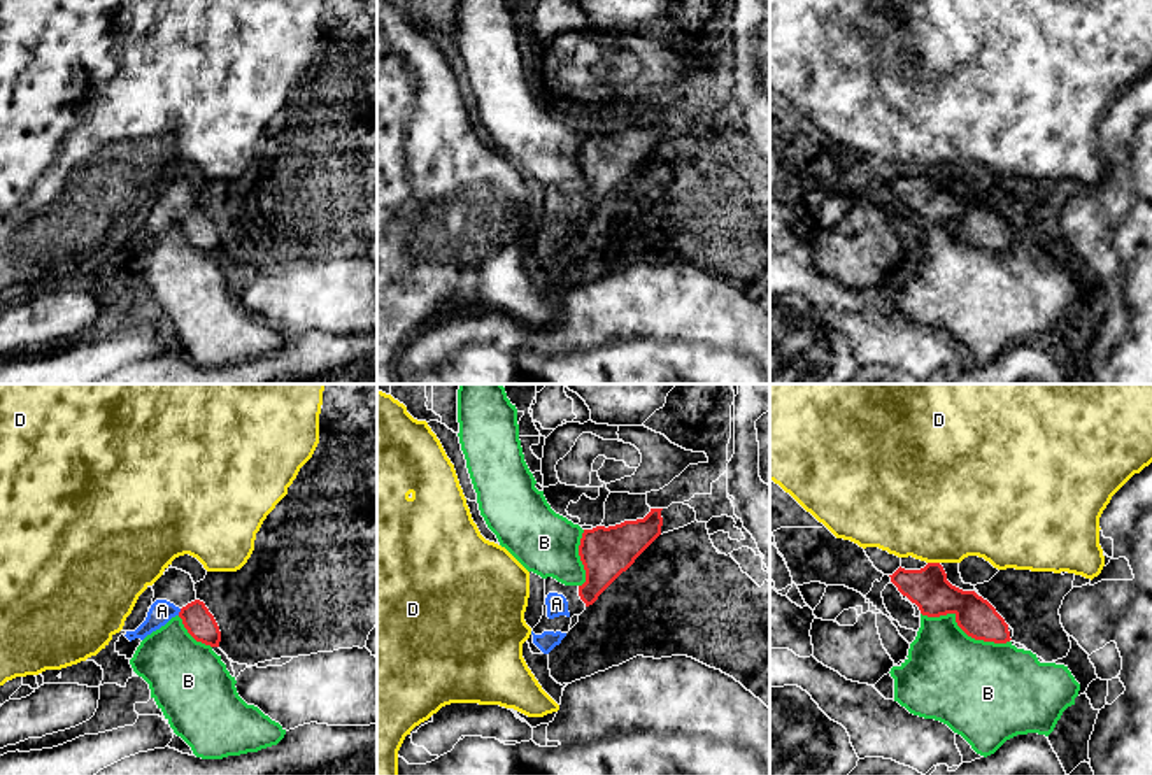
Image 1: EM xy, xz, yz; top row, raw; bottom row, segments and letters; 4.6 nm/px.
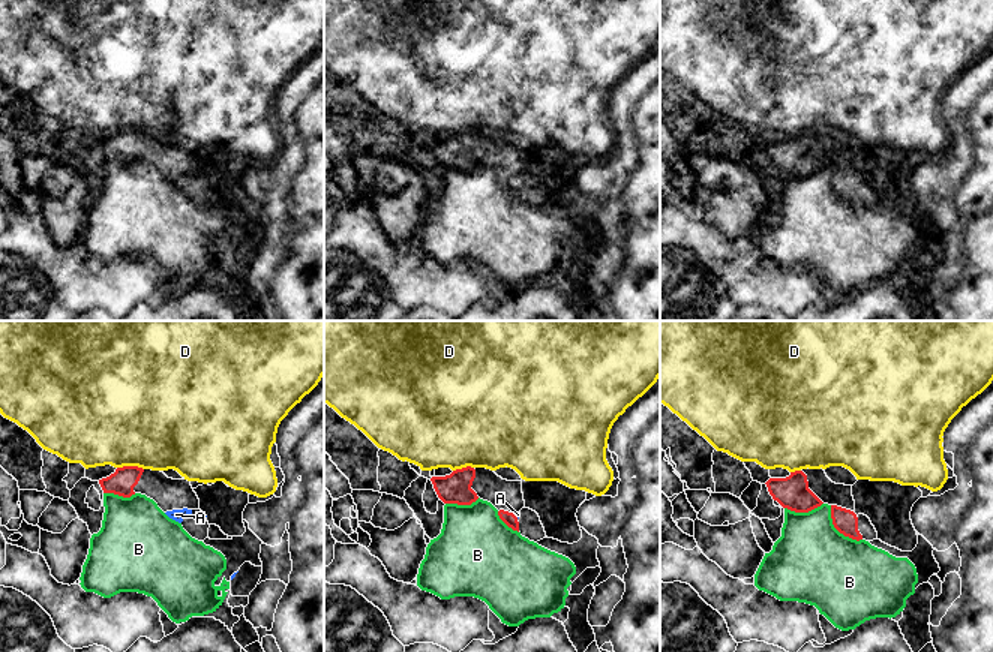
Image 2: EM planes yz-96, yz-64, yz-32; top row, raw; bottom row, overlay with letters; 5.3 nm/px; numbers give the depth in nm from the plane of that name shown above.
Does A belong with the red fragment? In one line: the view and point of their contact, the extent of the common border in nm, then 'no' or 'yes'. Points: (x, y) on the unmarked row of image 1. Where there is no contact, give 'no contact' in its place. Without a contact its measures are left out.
xy (179, 220) | 40 nm | yes

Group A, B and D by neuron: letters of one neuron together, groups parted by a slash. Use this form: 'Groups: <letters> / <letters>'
Groups: A / B / D

